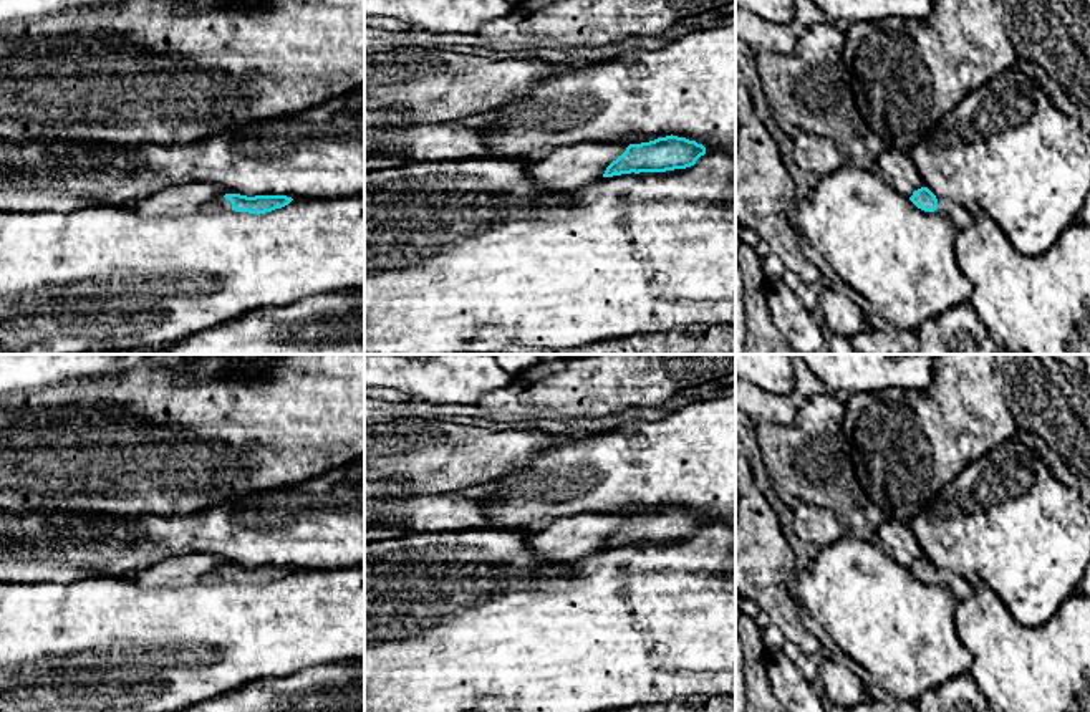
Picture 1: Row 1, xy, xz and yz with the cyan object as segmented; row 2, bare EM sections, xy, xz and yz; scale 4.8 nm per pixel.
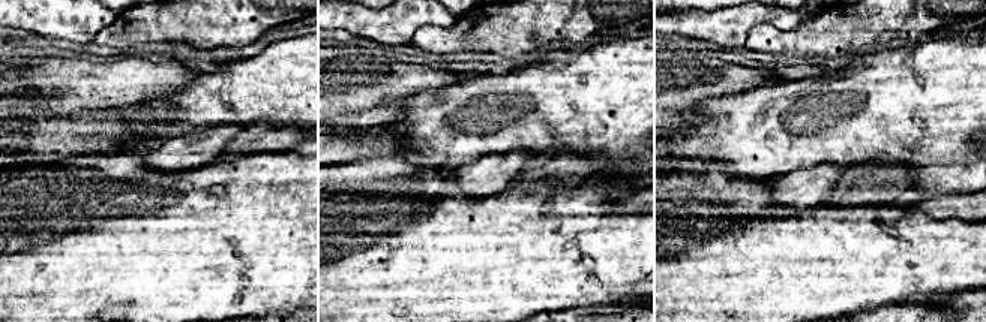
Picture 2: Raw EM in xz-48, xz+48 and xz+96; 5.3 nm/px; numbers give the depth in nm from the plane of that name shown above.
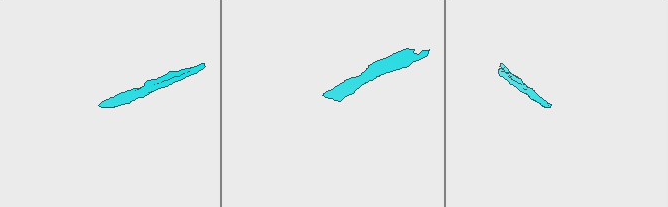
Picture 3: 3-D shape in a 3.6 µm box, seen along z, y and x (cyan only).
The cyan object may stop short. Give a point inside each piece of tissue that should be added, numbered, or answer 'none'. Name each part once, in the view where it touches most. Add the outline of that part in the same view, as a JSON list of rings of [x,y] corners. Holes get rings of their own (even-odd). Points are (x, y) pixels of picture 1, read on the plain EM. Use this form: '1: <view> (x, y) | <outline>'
1: xy (222, 575) | [[[215,570],[204,580],[205,583],[232,583],[232,575],[229,570]]]

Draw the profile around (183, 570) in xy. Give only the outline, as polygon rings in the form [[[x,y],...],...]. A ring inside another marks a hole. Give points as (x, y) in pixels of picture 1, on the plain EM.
[[[186,553],[167,556],[146,568],[136,578],[144,588],[187,588],[204,581],[212,571],[225,563],[212,553]]]

